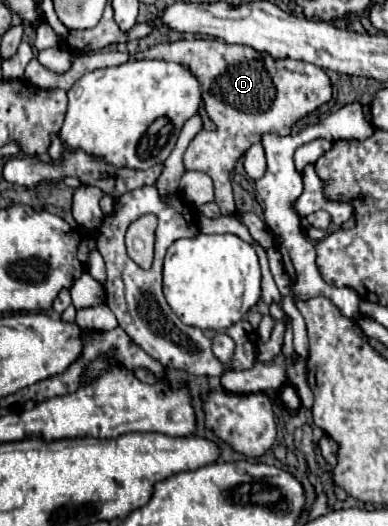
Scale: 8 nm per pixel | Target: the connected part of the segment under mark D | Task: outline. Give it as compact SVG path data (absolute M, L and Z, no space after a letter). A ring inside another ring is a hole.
M197 38L197 40L179 40L171 44L157 44L147 50L125 54L125 52L95 52L83 54L73 60L71 68L63 74L47 70L39 60L31 60L25 66L25 78L41 90L61 88L69 90L81 76L107 66L119 66L133 60L167 60L177 62L187 68L201 86L203 110L215 124L215 130L201 130L189 142L183 154L185 170L199 170L211 176L215 184L215 204L223 216L235 214L235 202L231 192L231 172L251 144L261 142L263 134L275 132L281 136L289 134L289 128L331 100L331 80L313 64L301 60L275 60L265 52L253 52L251 46L227 44L219 38Z

